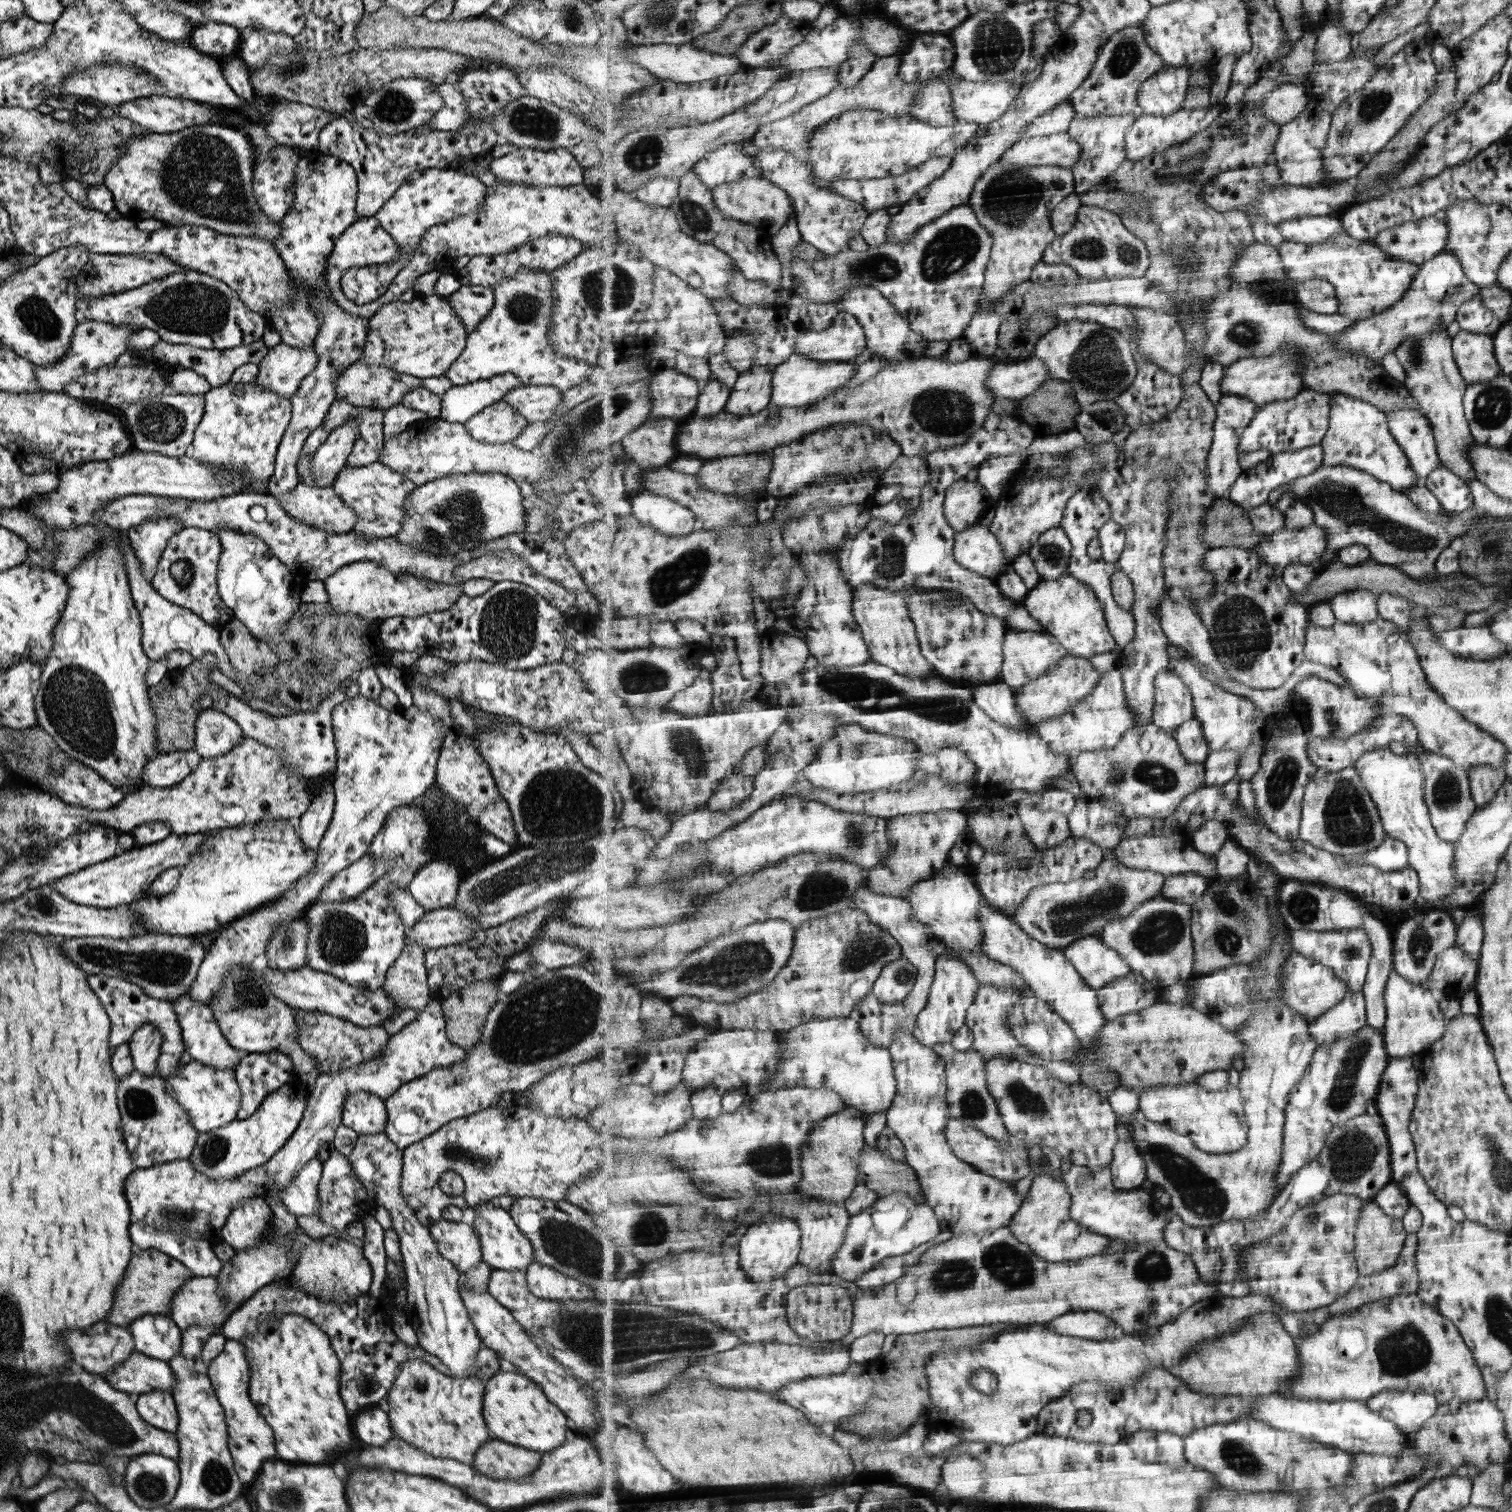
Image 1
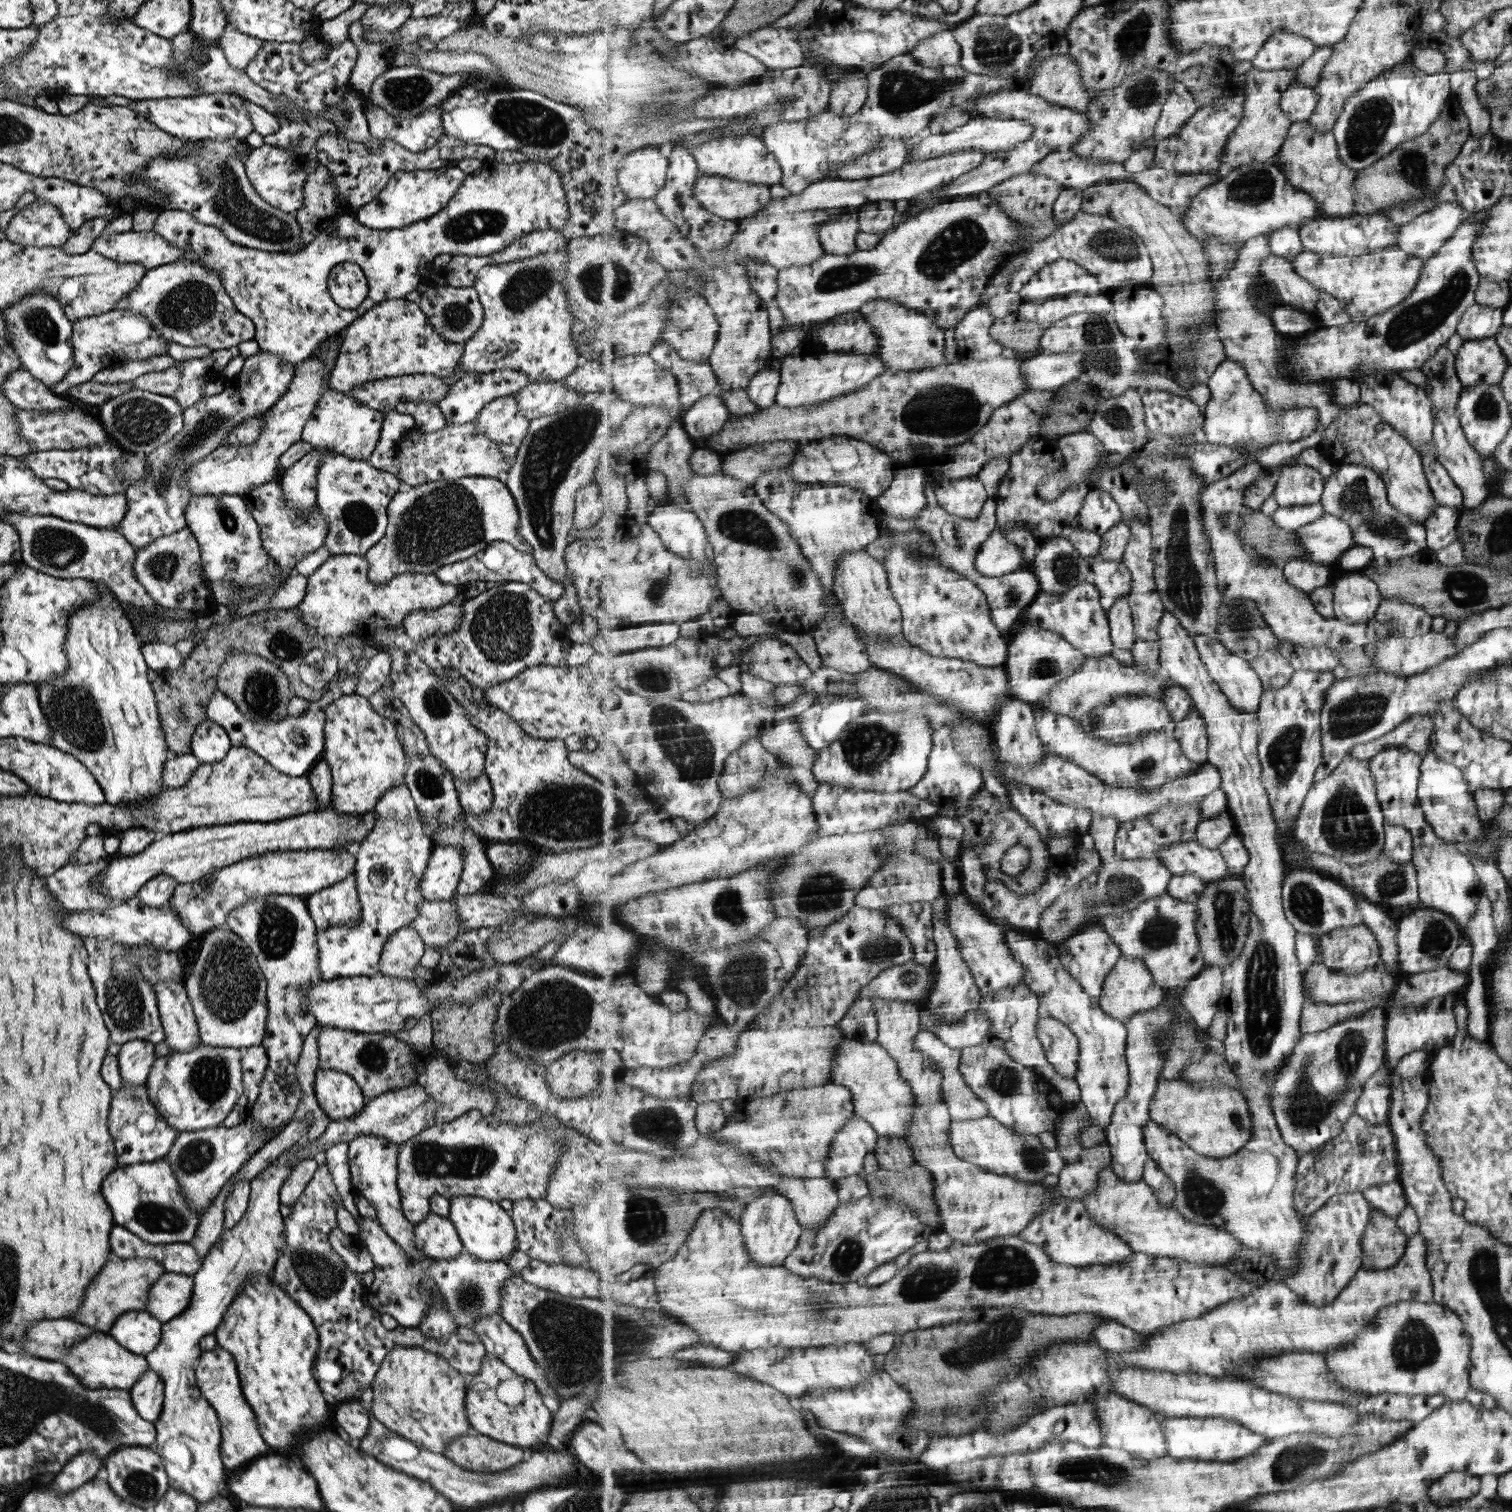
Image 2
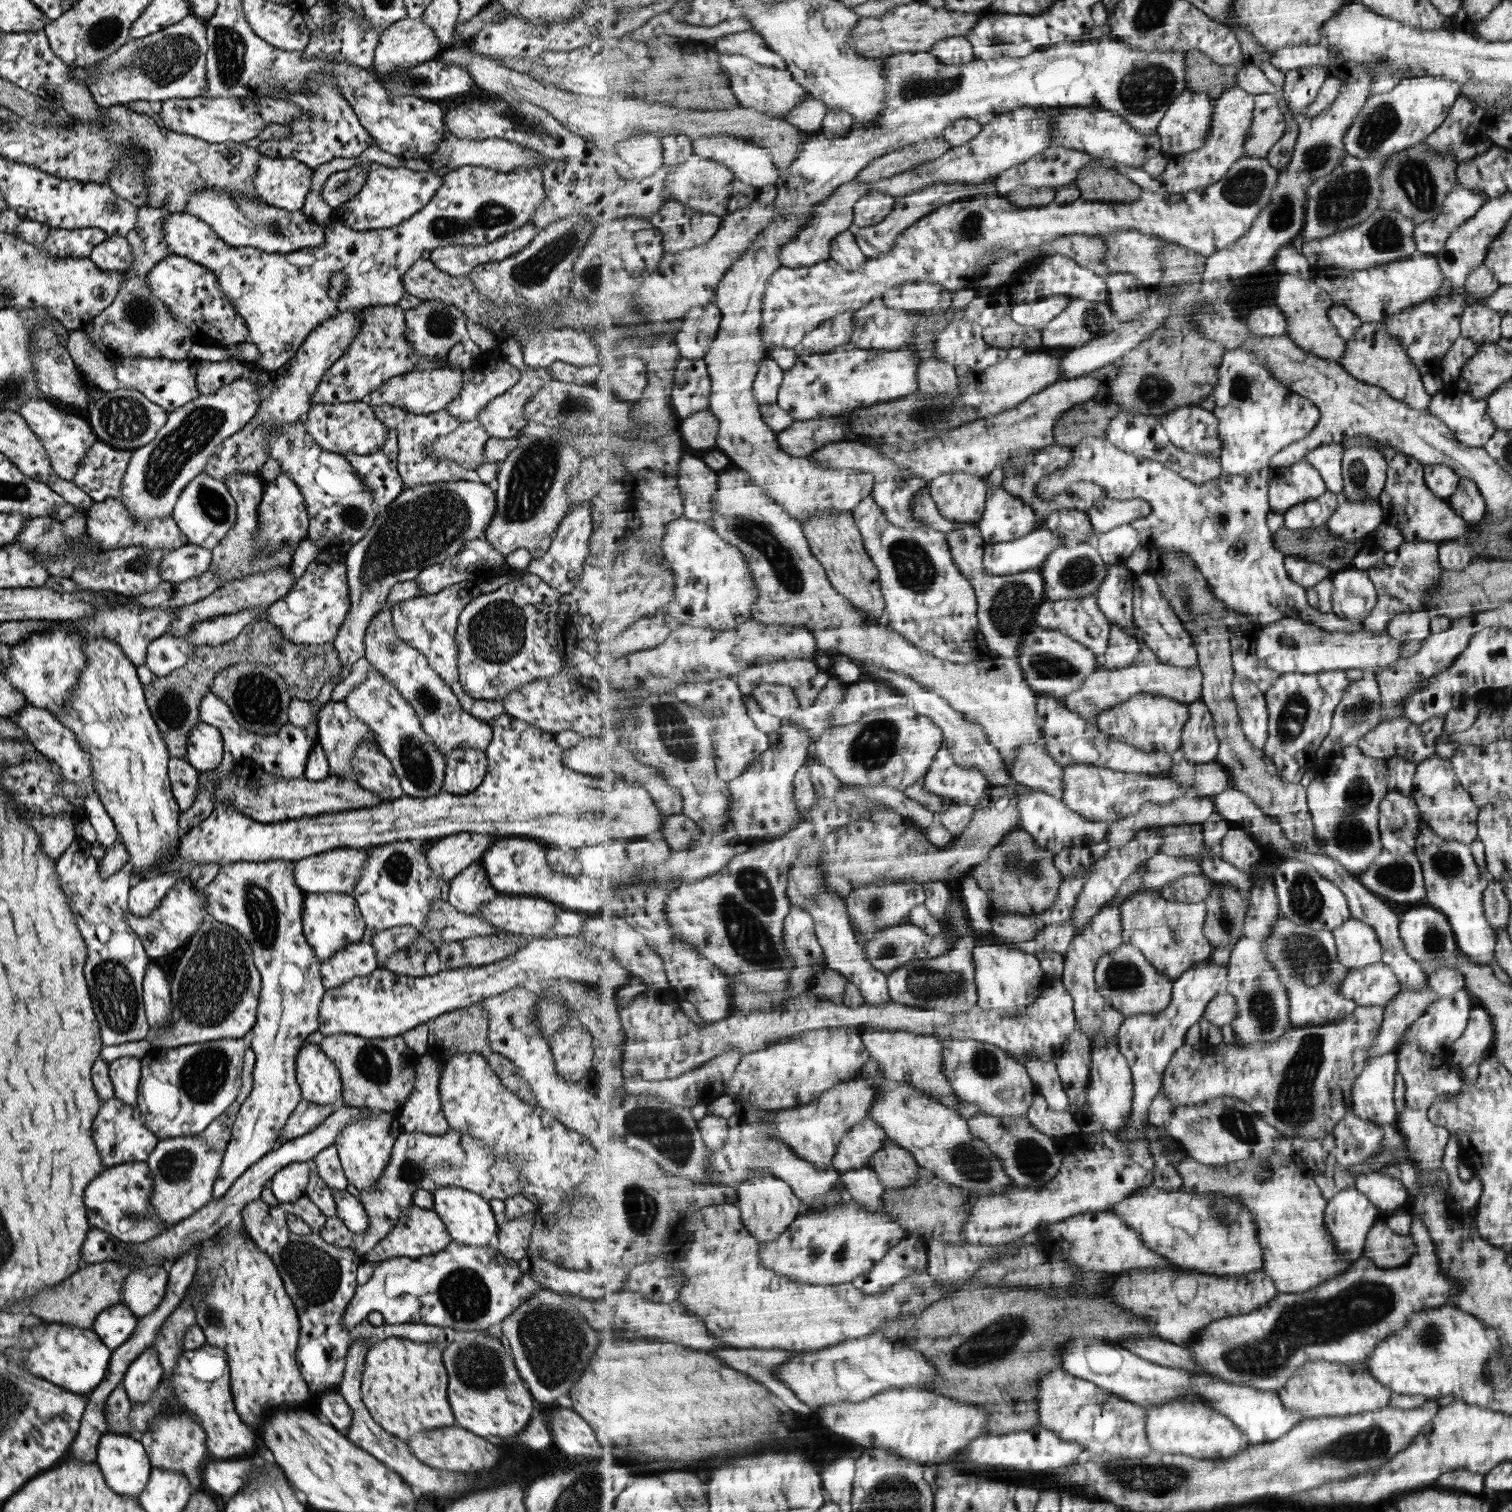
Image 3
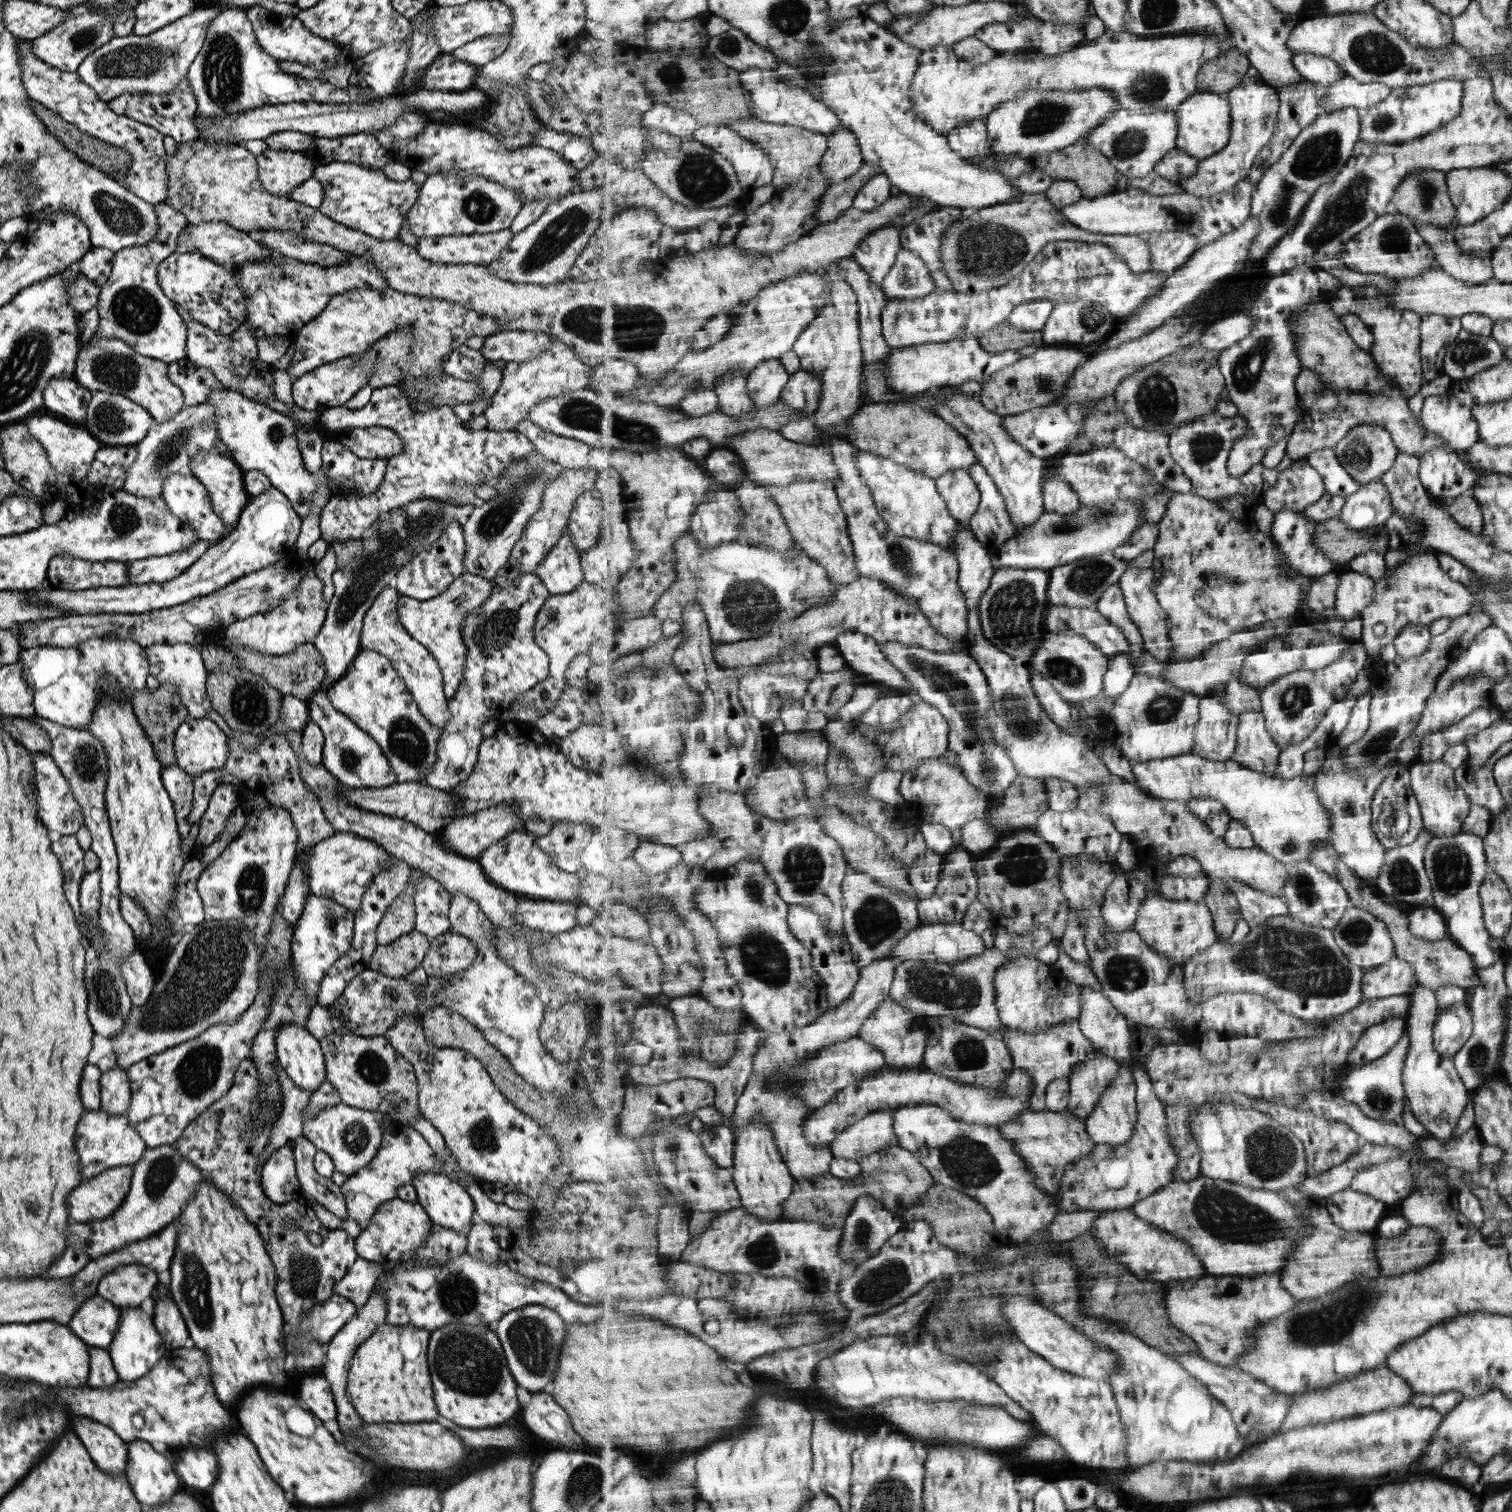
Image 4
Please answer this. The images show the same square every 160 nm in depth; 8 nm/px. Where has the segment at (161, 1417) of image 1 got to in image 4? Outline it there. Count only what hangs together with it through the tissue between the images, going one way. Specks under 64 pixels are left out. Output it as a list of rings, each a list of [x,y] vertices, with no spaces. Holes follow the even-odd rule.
[[[146,1298],[136,1307],[118,1307],[118,1325],[106,1350],[119,1381],[129,1382],[147,1374],[164,1353],[164,1342],[152,1323],[152,1303],[151,1298]]]

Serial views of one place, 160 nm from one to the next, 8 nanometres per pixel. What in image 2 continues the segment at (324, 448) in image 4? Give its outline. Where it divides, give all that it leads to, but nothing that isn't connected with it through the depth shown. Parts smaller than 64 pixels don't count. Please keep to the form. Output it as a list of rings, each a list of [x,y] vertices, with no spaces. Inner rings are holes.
[[[394,409],[384,412],[379,438],[374,451],[366,458],[367,464],[398,477],[396,457],[398,444],[402,435],[413,426],[413,417],[407,414],[399,414]]]

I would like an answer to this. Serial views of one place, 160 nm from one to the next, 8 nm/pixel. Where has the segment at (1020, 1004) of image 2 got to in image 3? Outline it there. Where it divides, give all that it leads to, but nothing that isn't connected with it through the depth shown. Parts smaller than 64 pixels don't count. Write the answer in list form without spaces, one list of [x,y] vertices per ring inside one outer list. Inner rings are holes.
[[[1030,1058],[1026,1063],[1031,1078],[1047,1100],[1051,1110],[1063,1112],[1068,1110],[1071,1099],[1063,1085],[1058,1063],[1043,1062],[1038,1058]]]

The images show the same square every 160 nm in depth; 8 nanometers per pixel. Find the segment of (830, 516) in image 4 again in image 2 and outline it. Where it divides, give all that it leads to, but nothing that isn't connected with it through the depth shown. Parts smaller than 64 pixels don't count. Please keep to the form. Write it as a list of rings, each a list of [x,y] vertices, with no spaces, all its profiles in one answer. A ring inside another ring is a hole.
[[[865,549],[845,554],[834,570],[834,594],[841,600],[846,616],[857,629],[871,635],[878,641],[903,635],[903,610],[890,589],[886,566]]]

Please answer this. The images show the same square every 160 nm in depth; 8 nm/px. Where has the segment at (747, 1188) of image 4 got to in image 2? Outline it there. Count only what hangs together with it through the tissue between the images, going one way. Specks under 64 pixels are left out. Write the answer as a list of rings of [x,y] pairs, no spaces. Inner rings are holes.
[[[771,1187],[762,1194],[759,1193],[754,1201],[746,1205],[741,1223],[746,1247],[759,1265],[783,1265],[786,1258],[798,1248],[804,1232],[802,1223],[796,1217],[791,1199]]]

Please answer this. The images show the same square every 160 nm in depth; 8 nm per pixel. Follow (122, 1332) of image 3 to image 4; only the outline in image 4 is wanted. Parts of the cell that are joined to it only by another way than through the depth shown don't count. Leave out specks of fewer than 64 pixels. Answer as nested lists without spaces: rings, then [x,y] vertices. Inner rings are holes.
[[[99,1295],[87,1297],[67,1322],[69,1330],[88,1347],[106,1350],[114,1336],[120,1312]]]

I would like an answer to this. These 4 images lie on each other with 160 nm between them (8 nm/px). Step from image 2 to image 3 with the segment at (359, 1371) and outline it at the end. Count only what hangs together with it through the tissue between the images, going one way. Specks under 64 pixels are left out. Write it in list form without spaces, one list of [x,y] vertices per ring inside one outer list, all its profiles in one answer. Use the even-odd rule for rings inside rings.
[[[305,1195],[292,1203],[274,1206],[263,1203],[260,1198],[255,1199],[243,1205],[238,1216],[238,1220],[241,1220],[243,1227],[247,1228],[247,1235],[256,1247],[270,1257],[283,1288],[295,1307],[299,1323],[294,1354],[295,1364],[314,1397],[327,1391],[336,1391],[336,1386],[341,1380],[348,1346],[353,1341],[358,1343],[365,1341],[368,1349],[384,1338],[399,1337],[413,1342],[433,1343],[442,1351],[457,1333],[449,1327],[421,1323],[373,1326],[364,1319],[352,1328],[346,1328],[340,1321],[340,1316],[358,1286],[356,1268],[363,1260],[351,1249],[337,1248],[320,1237],[325,1219],[326,1216]],[[285,1214],[292,1214],[305,1222],[310,1230],[309,1235],[292,1234],[285,1224]]]

